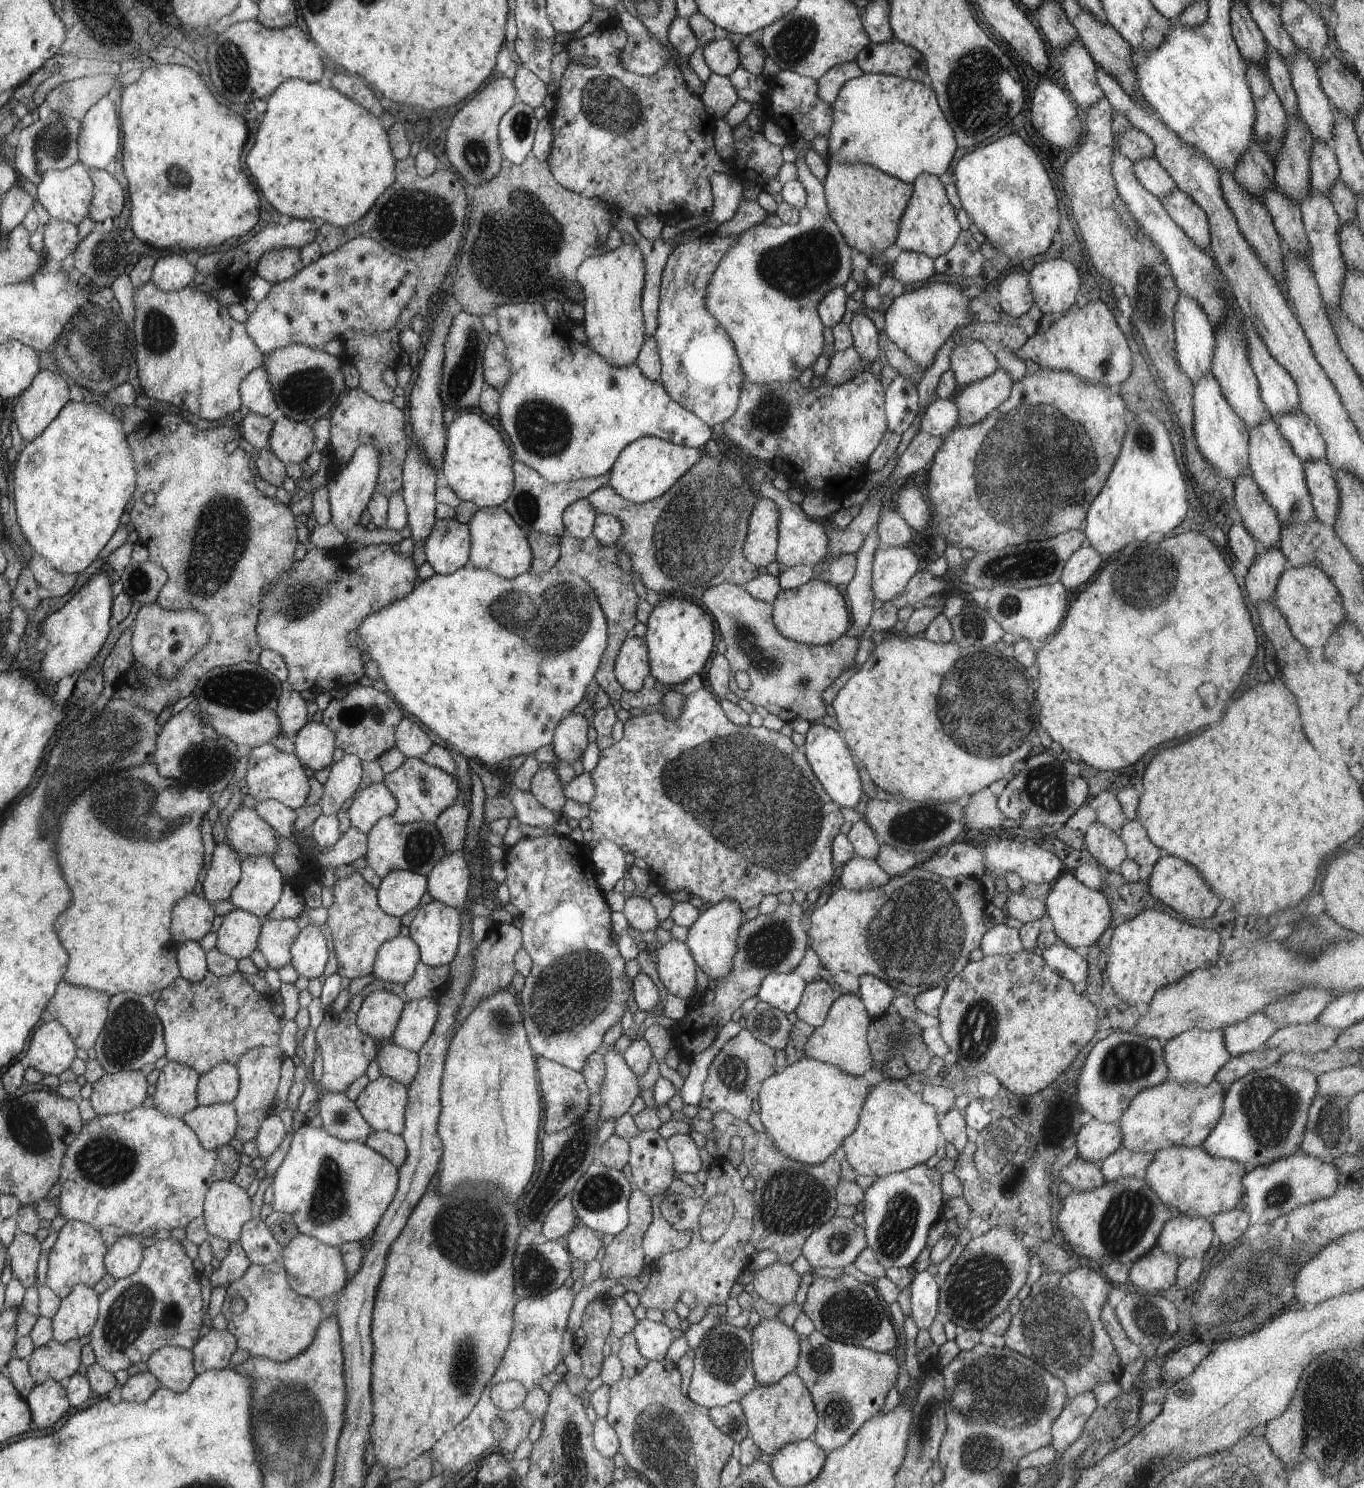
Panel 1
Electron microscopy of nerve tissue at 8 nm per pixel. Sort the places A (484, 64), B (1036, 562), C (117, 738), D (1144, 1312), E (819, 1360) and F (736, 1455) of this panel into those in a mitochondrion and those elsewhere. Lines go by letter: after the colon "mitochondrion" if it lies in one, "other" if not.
A: other
B: mitochondrion
C: mitochondrion
D: mitochondrion
E: mitochondrion
F: other

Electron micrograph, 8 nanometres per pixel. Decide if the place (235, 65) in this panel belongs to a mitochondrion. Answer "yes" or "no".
yes

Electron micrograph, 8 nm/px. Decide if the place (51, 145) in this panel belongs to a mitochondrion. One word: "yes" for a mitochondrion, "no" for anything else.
yes

